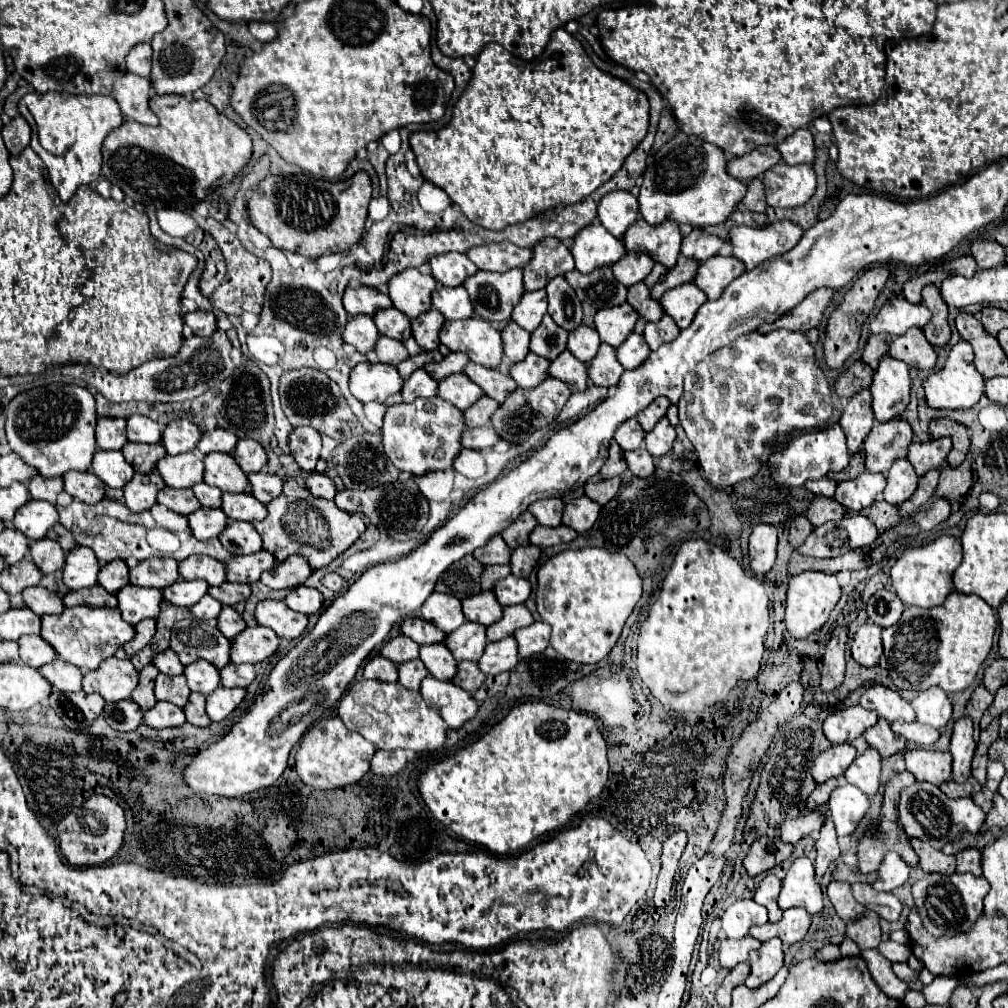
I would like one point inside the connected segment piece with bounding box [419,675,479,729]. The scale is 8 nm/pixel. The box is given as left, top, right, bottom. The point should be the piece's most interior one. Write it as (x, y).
(455, 706)

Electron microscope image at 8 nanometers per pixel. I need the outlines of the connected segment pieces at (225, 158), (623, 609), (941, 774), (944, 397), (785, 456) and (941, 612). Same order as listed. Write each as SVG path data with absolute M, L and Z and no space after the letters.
M153 95L149 99L149 109L157 115L159 123L155 127L141 125L133 119L125 119L121 127L113 129L101 147L103 167L101 175L121 191L131 197L135 203L151 205L155 209L167 207L185 211L197 205L207 197L209 187L229 183L249 161L251 157L251 137L237 123L219 113L205 99L187 99L181 95Z
M583 547L583 549L565 549L553 557L549 557L537 571L537 591L535 603L537 613L545 623L553 627L551 631L551 647L561 653L561 657L575 663L597 663L609 655L613 645L617 643L621 629L631 615L635 603L641 597L641 577L633 563L621 553L609 553L601 547Z
M907 749L903 753L907 769L915 775L917 781L929 781L933 785L941 785L951 779L951 753L933 751L933 749Z
M959 341L957 345L953 345L943 369L937 373L931 373L923 381L923 389L925 389L925 401L929 407L935 407L935 409L971 409L971 407L975 407L985 391L985 379L981 377L981 373L977 373L977 369L973 369L971 345L967 341Z
M831 423L821 431L807 431L797 437L783 441L781 449L773 449L767 457L769 471L775 483L783 487L801 487L807 479L825 477L829 471L841 471L849 463L849 453L845 445L845 433L839 423Z
M951 591L939 607L905 607L899 623L881 633L889 675L899 689L921 691L939 685L947 693L963 691L975 681L975 675L993 645L995 627L997 617L993 609L977 595Z

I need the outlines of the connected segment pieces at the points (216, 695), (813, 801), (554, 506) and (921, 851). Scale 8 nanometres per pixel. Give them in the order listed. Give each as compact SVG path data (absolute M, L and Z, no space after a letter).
M217 687L213 693L207 695L205 711L211 721L223 721L243 701L243 697L245 697L245 689Z
M827 779L825 783L819 783L813 789L813 793L807 797L807 809L815 809L815 807L827 803L827 799L835 787L837 787L837 779Z
M557 497L551 499L541 499L529 505L527 509L541 525L545 527L557 527L561 525L561 513L563 513L563 501Z
M909 839L915 853L919 855L919 867L925 873L955 873L955 855L945 855L939 849L933 849L927 841Z

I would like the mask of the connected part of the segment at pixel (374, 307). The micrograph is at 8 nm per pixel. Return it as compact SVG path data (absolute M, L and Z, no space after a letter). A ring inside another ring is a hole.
M347 287L343 293L343 307L349 315L373 315L379 309L387 309L393 303L389 301L389 295L373 289L373 287Z

